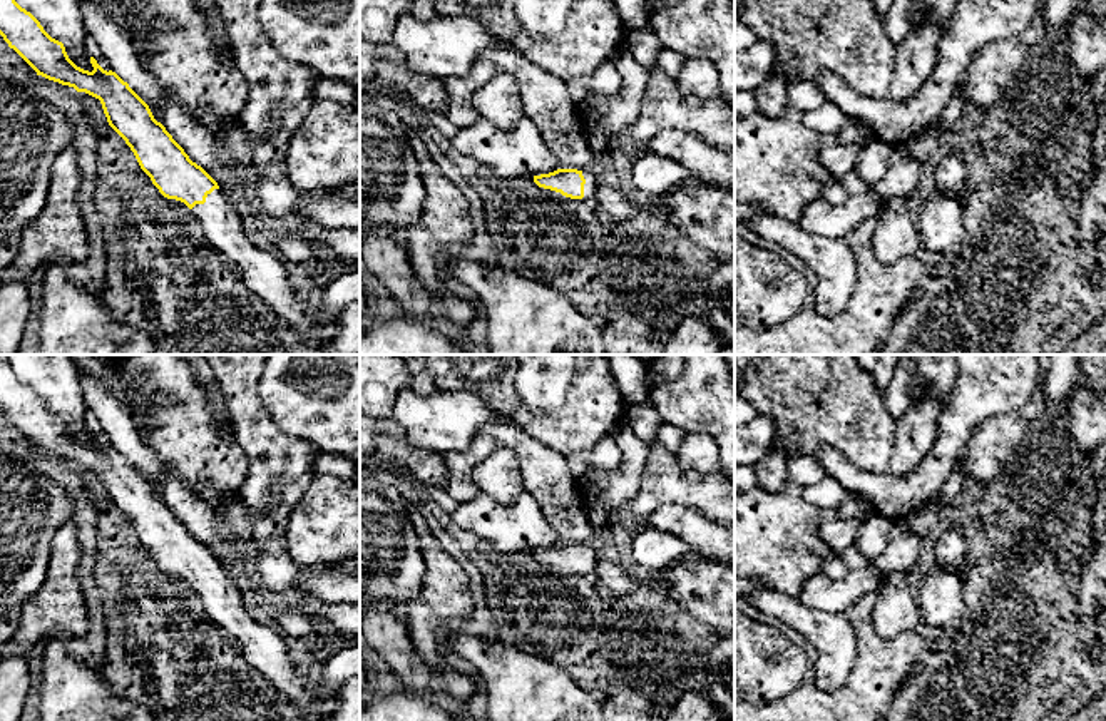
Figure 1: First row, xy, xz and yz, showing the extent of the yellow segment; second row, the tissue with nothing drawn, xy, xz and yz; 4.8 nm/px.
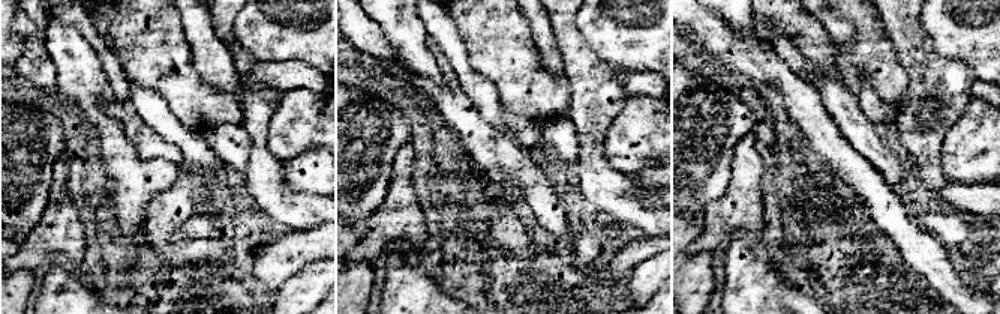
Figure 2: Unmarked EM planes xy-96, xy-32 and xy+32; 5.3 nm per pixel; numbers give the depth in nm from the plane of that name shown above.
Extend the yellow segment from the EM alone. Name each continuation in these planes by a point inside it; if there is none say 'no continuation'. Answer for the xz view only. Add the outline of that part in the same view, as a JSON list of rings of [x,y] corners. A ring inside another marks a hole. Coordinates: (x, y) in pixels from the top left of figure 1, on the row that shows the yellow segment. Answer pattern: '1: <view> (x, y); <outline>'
1: xz (591, 186); [[[582,169],[582,176],[586,179],[584,197],[582,199],[596,201],[597,189],[601,186],[599,179],[594,174],[591,174],[591,172],[584,171],[584,169]]]

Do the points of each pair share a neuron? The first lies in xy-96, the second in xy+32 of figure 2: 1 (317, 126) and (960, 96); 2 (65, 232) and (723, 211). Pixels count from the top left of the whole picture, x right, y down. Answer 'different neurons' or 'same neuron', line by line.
1: different neurons
2: same neuron

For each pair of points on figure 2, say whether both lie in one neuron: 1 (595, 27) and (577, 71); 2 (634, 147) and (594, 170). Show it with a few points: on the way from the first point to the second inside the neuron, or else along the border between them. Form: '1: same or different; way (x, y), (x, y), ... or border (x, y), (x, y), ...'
1: different; border (574, 15), (583, 41), (601, 59), (616, 65)
2: different; border (607, 126), (604, 156), (616, 170), (631, 178)

